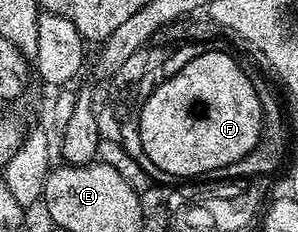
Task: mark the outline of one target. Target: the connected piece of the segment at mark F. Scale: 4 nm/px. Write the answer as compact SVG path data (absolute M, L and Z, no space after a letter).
M207 49L201 56L195 57L193 61L188 62L186 66L175 73L174 76L164 78L160 84L143 99L141 111L136 112L139 125L140 140L143 141L143 153L150 158L159 169L165 171L170 177L177 175L205 175L201 177L212 176L213 171L231 165L232 162L239 161L241 157L247 157L249 153L256 147L256 143L260 141L262 133L262 110L260 97L256 93L254 80L249 80L249 75L228 55L225 51L213 51Z

